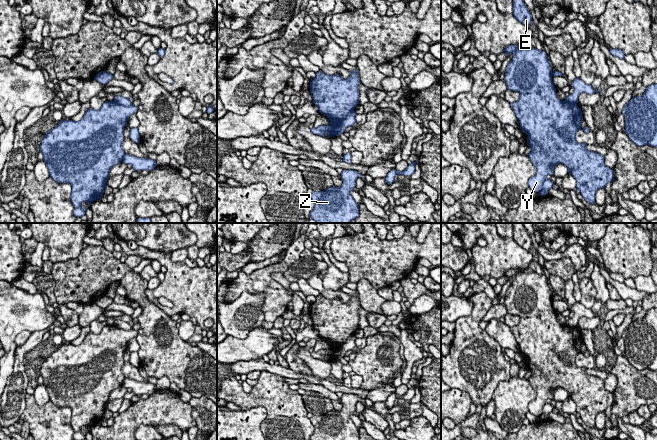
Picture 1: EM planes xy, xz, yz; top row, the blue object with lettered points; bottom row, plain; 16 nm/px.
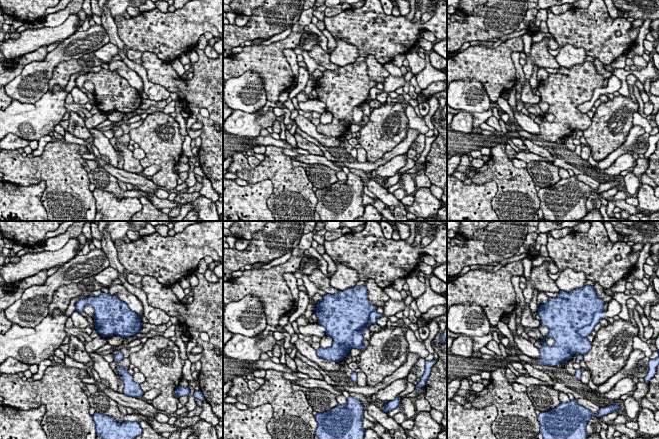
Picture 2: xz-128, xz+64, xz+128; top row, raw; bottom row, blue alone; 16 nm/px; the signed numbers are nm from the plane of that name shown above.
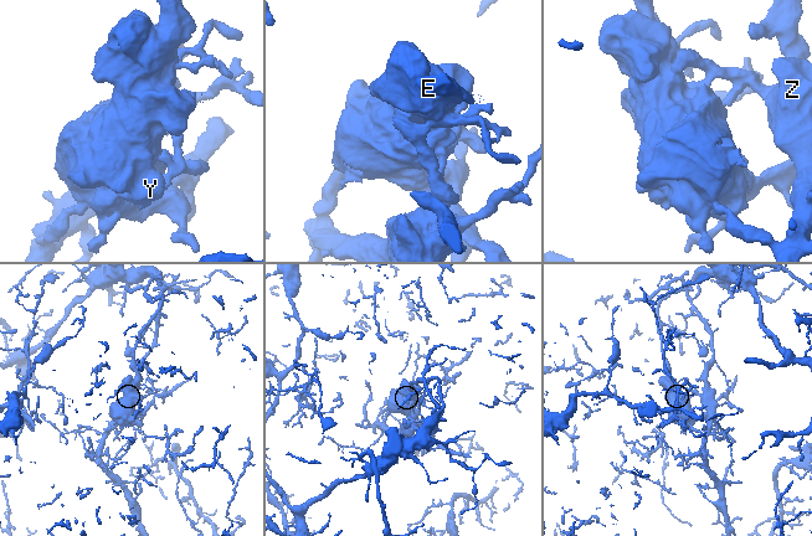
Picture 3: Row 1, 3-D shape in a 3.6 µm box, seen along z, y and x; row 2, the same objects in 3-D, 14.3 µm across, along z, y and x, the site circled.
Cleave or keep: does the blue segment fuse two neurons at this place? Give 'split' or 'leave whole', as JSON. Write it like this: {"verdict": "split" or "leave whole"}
{"verdict": "split"}

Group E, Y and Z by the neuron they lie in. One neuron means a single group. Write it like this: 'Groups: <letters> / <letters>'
Groups: E Y / Z

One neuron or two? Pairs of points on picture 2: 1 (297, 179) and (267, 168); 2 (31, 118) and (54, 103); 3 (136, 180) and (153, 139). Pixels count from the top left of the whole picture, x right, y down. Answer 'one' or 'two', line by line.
1: one
2: one
3: two

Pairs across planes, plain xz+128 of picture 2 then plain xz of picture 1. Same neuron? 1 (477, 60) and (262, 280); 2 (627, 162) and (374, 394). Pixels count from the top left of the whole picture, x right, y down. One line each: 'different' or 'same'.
1: same
2: same

